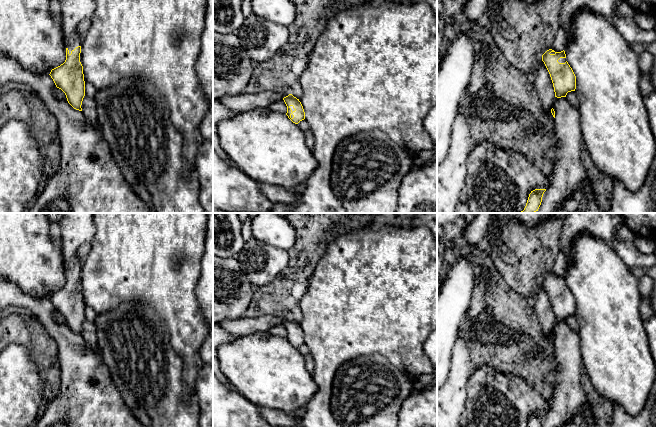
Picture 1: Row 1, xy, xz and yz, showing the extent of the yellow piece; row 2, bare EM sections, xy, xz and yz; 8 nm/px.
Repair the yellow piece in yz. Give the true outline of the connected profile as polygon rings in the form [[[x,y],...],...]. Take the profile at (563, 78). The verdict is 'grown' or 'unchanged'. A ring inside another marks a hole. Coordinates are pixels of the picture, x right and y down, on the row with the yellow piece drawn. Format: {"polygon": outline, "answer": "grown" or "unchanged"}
{"polygon": [[[547,50],[542,55],[544,62],[554,87],[555,97],[566,97],[568,92],[576,89],[576,76],[566,61],[565,51],[555,52]]], "answer": "grown"}

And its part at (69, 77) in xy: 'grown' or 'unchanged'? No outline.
grown

